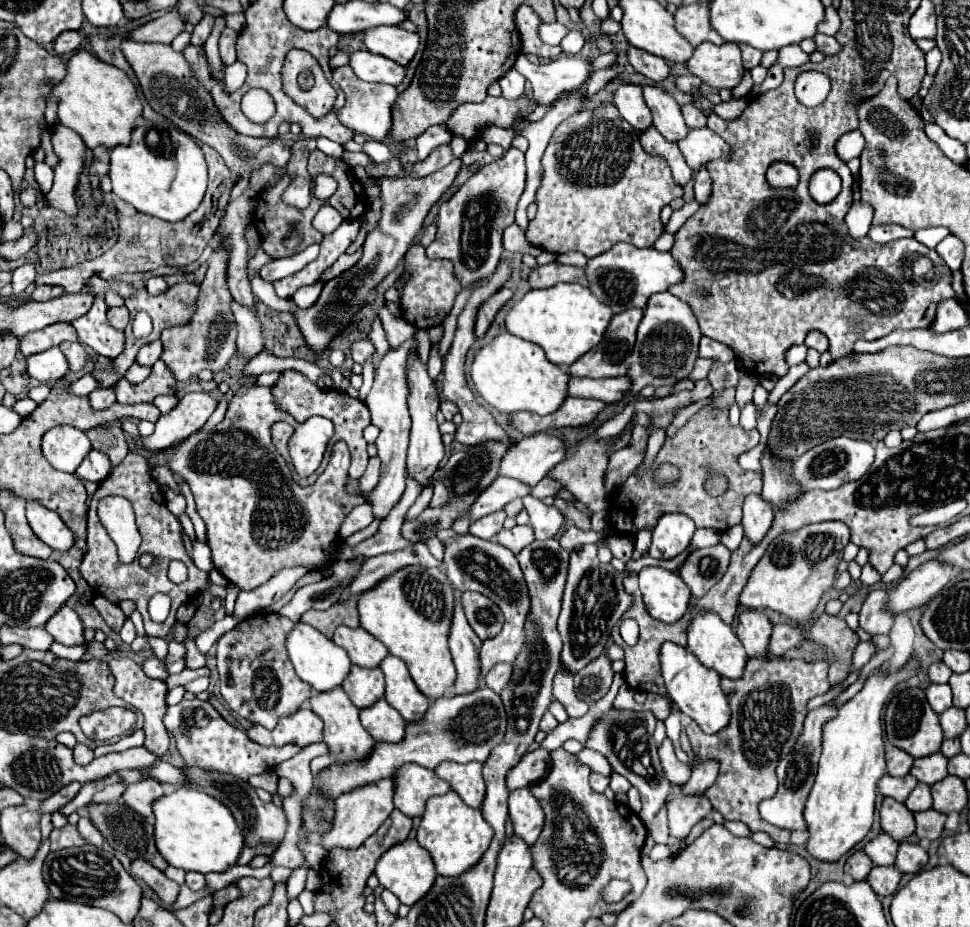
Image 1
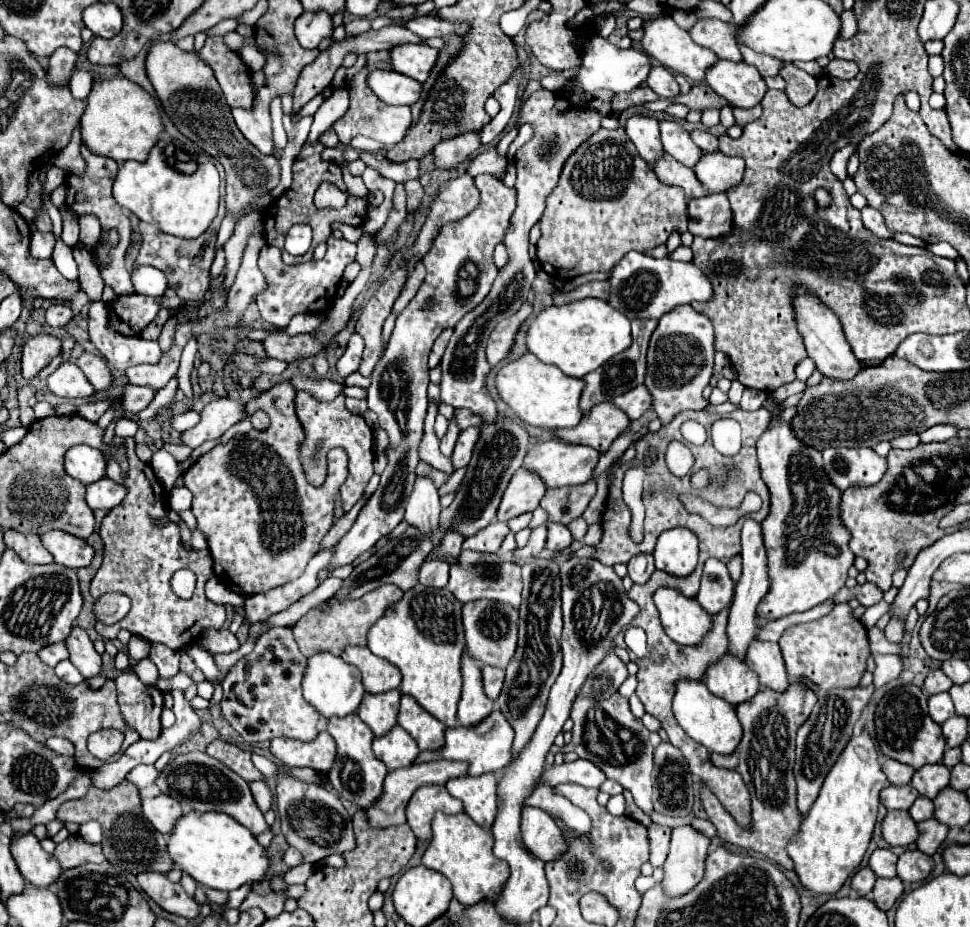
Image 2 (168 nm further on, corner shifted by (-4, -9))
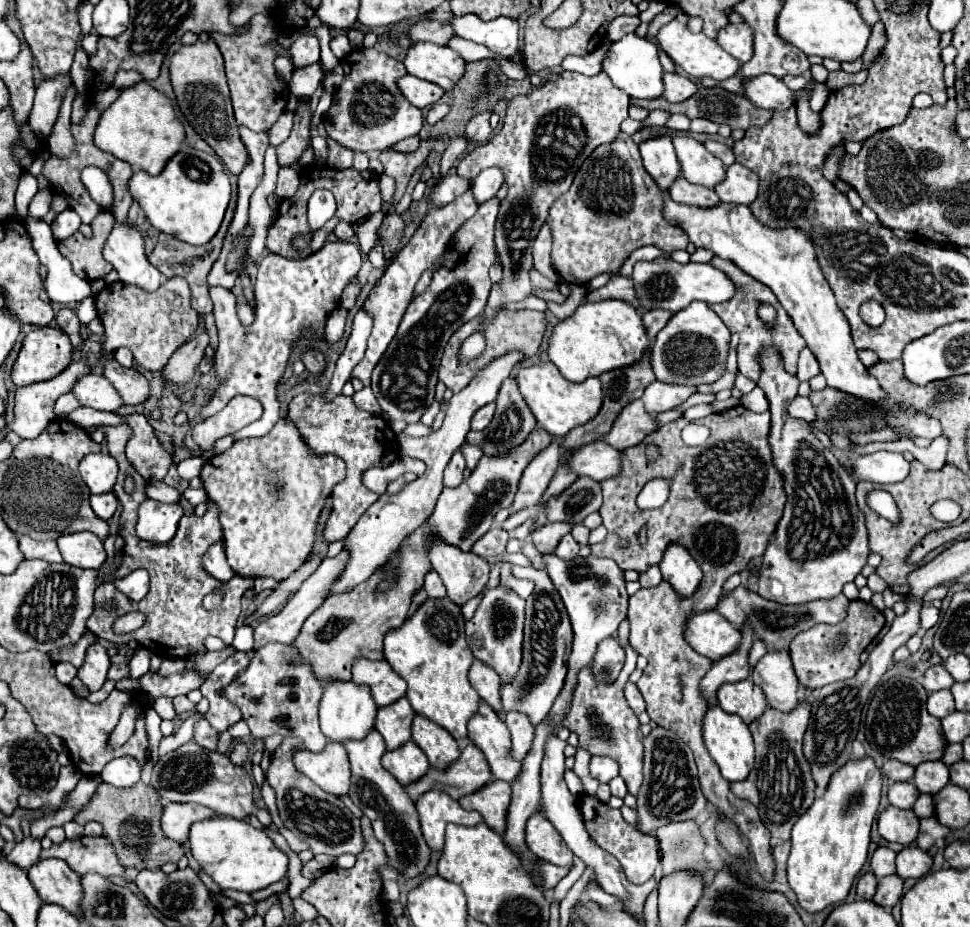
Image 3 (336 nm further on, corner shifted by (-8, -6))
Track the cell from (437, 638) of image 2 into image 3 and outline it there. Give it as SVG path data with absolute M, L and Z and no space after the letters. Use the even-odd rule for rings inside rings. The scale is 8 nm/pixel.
M448 596L440 600L428 598L410 618L404 620L402 626L386 632L384 658L394 672L406 680L406 698L414 712L440 724L456 740L466 738L466 722L476 712L480 696L474 692L470 680L466 680L474 654L466 644L464 616L458 604Z

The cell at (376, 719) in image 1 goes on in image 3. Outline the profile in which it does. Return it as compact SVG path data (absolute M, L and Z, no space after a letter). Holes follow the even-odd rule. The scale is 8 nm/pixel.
M408 740L406 744L402 744L402 748L386 750L382 756L382 766L394 778L398 778L400 784L410 784L426 774L430 762L426 754L418 748L418 744Z

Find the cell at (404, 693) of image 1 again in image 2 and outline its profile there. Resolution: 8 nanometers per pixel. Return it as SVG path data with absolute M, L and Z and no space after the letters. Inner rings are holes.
M402 695L398 725L412 735L420 751L436 751L444 747L444 723L438 723L430 713L422 711L414 699Z

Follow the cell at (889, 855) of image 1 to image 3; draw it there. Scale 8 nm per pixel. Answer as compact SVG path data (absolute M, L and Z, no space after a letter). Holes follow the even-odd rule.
M878 848L870 858L870 868L876 878L896 874L896 852L890 848Z

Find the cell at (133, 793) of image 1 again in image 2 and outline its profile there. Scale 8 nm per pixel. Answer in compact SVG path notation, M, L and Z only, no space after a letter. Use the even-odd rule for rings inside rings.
M158 795L154 799L142 799L142 809L146 819L162 835L170 835L176 821L184 815L180 803L168 795Z

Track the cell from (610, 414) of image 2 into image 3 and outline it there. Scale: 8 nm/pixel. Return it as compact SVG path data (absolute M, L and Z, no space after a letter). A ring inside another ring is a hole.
M632 400L626 410L618 414L618 420L614 420L610 432L602 436L602 442L610 444L612 448L624 450L628 446L636 446L644 440L646 434L656 430L654 418L644 410L642 400Z

